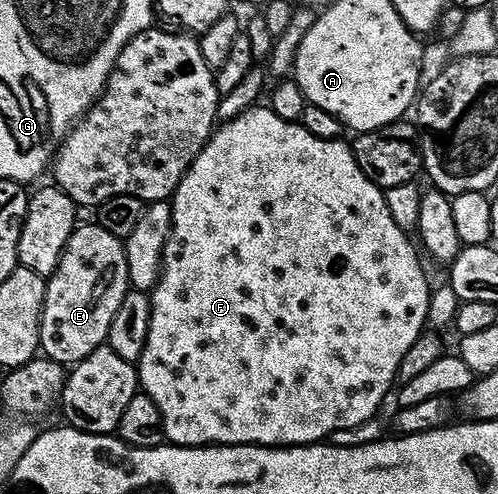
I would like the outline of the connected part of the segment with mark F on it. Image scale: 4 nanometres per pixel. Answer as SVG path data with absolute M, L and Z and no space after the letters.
M252 106L246 108L241 114L237 114L232 120L222 121L212 131L205 146L197 154L197 158L187 168L181 182L175 187L171 197L171 229L167 235L167 241L163 247L163 265L159 267L159 277L149 295L151 298L151 313L149 314L149 334L145 338L145 346L141 350L137 361L139 374L139 387L159 411L159 428L164 432L166 443L180 444L182 448L202 448L213 444L258 444L260 446L298 446L301 444L318 444L326 441L330 432L339 432L342 428L354 430L361 422L372 419L375 412L383 404L391 384L396 383L395 375L401 358L405 358L405 350L417 342L419 333L424 331L427 321L427 307L430 304L432 285L427 285L427 276L423 273L423 264L419 261L420 249L411 245L408 233L393 220L393 215L386 205L384 189L377 187L365 174L361 174L361 166L357 166L357 158L353 154L350 143L346 139L321 138L311 134L300 122L286 120L278 117L269 106Z

